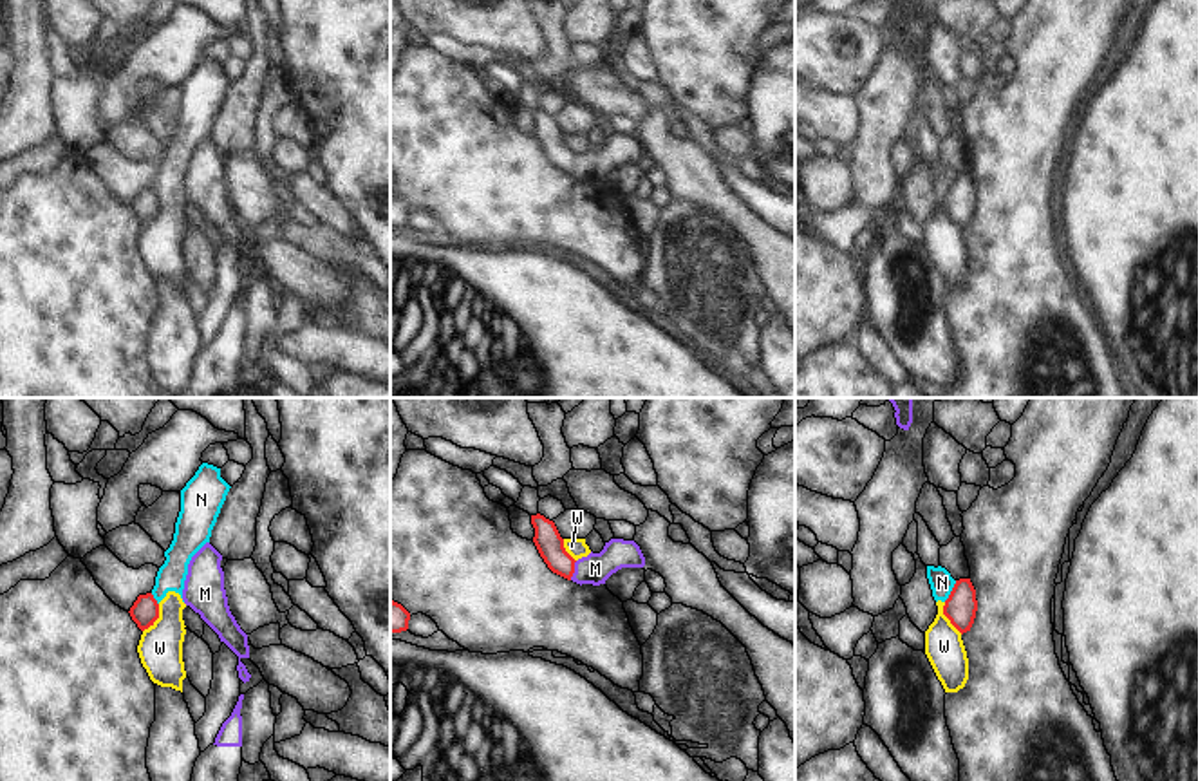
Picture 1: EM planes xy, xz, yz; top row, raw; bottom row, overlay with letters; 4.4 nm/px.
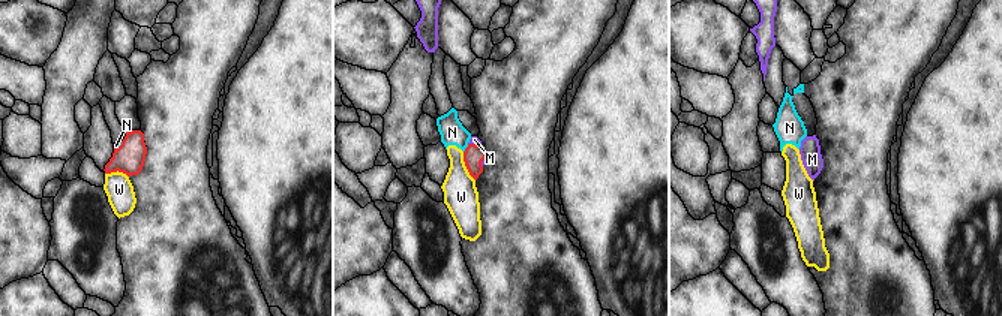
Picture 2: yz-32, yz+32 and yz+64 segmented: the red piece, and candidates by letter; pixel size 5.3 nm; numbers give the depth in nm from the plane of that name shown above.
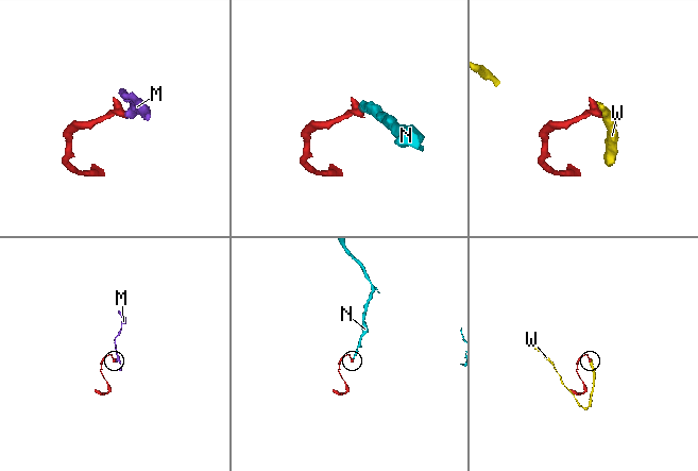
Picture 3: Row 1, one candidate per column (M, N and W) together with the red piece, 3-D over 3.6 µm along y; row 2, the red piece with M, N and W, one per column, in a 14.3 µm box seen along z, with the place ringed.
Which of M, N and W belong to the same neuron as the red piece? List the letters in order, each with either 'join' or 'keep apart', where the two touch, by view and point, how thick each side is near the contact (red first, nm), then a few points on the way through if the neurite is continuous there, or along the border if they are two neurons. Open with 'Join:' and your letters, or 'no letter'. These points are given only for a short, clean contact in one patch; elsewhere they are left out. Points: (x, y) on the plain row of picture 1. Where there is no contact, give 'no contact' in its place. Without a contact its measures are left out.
Join: M
M: join; contact xz (573, 165); calibres 120 and 140 nm; way xz (548, 136), (573, 165), (595, 163)
N: keep apart; contact yz (951, 187); calibres 150 and 100 nm; border yz (956, 176), (944, 196)
W: keep apart; contact yz (947, 212); calibres 150 and 170 nm; border yz (944, 197), (944, 208), (962, 228)

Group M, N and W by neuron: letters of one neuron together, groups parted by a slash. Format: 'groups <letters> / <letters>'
groups M / N W

